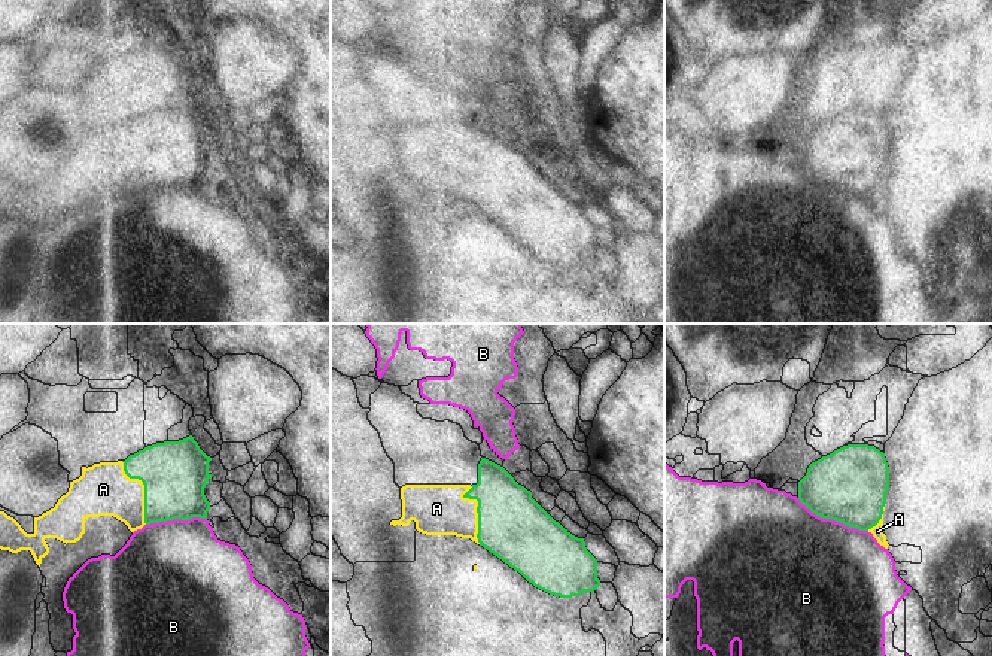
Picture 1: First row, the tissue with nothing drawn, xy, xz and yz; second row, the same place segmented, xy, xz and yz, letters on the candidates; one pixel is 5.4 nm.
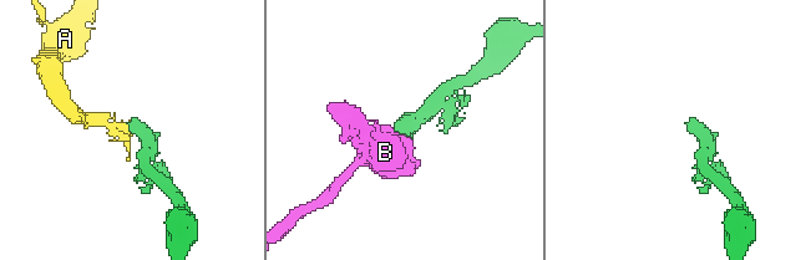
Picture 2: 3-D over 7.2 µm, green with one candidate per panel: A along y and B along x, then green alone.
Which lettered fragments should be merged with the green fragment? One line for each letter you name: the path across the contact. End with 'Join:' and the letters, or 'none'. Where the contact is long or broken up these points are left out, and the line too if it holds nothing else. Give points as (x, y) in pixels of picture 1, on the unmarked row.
Join: A

